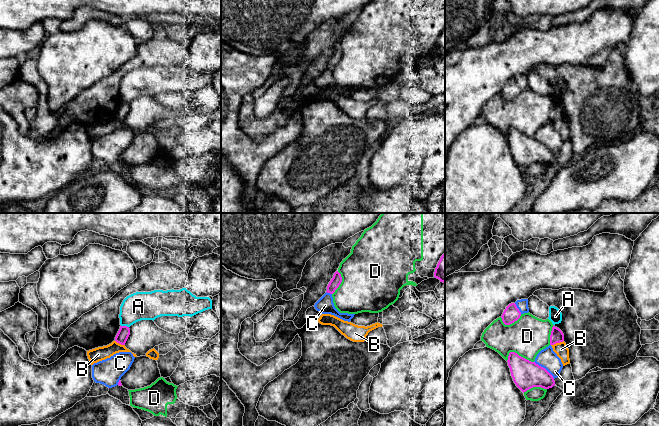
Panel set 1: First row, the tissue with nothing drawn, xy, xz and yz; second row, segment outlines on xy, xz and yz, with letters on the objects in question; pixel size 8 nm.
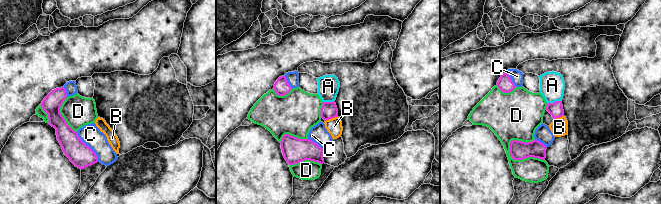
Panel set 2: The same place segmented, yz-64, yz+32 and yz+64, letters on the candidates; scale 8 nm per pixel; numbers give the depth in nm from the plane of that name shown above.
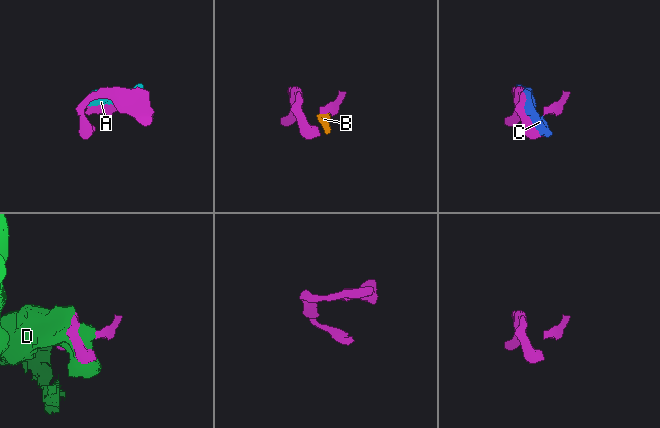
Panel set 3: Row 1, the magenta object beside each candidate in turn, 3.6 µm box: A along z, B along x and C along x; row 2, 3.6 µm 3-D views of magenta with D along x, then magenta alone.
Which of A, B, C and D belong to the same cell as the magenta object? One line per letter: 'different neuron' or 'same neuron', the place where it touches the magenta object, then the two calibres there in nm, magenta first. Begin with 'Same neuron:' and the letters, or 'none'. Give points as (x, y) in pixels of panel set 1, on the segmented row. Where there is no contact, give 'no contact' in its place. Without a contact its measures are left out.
Same neuron: none
A: different neuron; contact xy (125, 326); calibres 90 and 220 nm
B: different neuron; contact yz (557, 342); calibres 110 and 110 nm
C: different neuron; contact yz (544, 368); calibres 220 and 160 nm
D: different neuron; contact yz (517, 354); calibres 220 and 320 nm

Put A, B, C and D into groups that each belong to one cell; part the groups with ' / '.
A B / C / D

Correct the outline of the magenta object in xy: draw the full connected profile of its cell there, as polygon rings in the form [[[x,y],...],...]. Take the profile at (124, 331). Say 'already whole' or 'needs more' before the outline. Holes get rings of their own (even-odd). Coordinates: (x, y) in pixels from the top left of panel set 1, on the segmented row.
already whole; [[[120,326],[120,329],[115,337],[115,341],[121,345],[125,345],[130,335],[130,329],[127,326]]]

